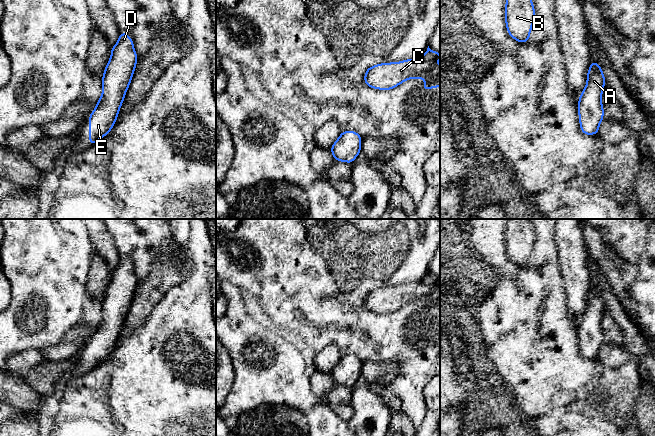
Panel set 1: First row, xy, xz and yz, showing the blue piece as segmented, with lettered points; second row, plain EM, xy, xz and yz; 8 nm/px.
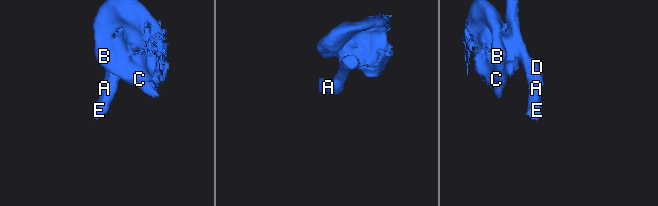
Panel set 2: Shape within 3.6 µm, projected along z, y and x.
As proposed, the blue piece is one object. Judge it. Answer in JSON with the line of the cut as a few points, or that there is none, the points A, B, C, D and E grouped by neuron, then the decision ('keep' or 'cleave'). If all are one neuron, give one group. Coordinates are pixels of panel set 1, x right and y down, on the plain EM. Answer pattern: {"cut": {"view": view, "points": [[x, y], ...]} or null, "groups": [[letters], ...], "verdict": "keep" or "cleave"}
{"cut": null, "groups": [["A", "B", "C", "D", "E"]], "verdict": "keep"}

